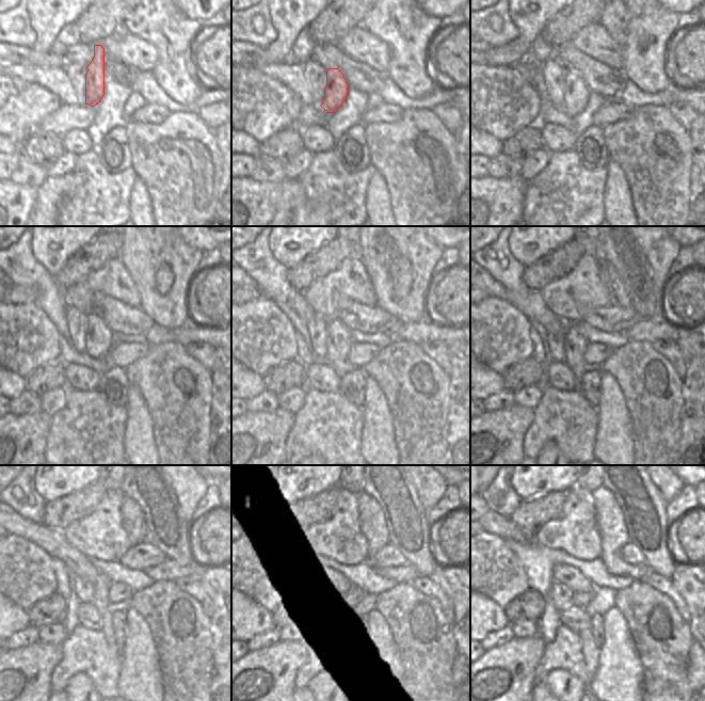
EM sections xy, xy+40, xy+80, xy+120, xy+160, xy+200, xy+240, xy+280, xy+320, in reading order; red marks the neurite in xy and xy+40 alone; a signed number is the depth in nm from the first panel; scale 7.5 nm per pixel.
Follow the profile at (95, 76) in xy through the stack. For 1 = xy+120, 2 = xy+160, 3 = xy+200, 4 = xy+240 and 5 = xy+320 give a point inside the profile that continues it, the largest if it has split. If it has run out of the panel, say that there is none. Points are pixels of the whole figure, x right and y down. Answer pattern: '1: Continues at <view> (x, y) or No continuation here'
1: Continues at xy+120 (99, 339)
2: Continues at xy+160 (339, 341)
3: Continues at xy+200 (575, 345)
4: Continues at xy+240 (100, 600)
5: Continues at xy+320 (590, 650).

